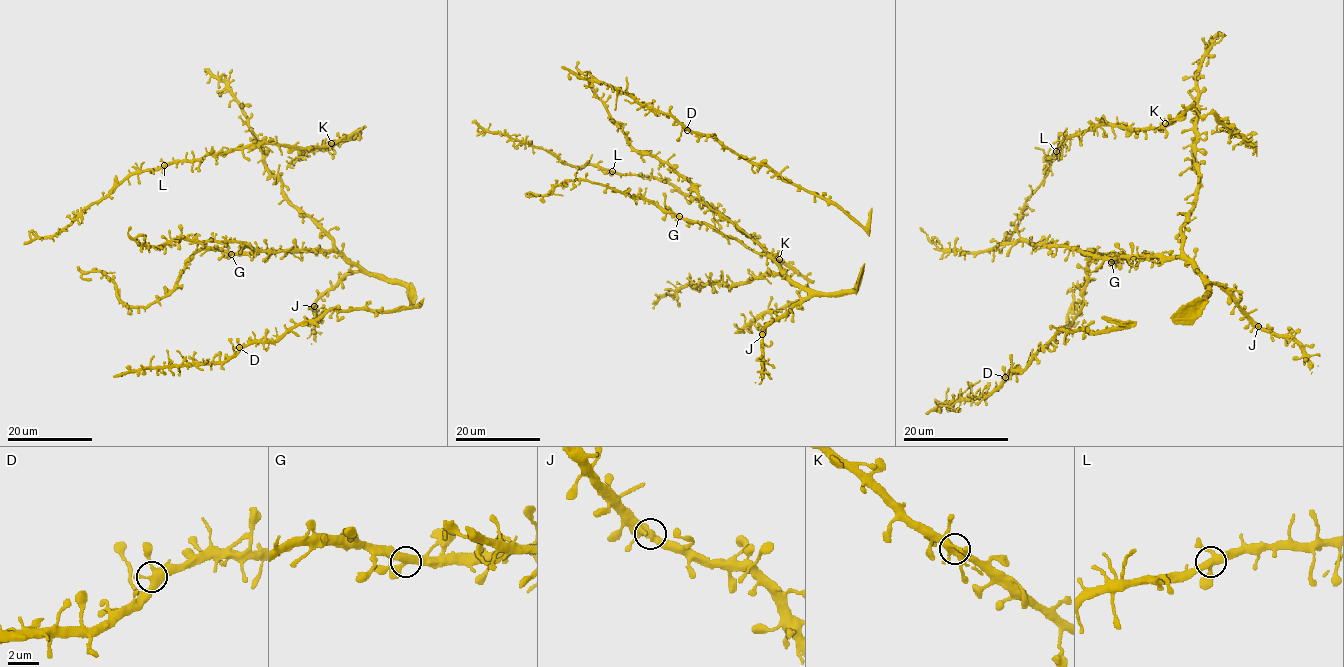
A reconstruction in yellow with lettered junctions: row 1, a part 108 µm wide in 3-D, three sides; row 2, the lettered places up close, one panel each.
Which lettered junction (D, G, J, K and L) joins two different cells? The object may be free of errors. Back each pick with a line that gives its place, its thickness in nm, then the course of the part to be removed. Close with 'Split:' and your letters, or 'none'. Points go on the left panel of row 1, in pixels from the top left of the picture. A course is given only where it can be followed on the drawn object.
Split: none

